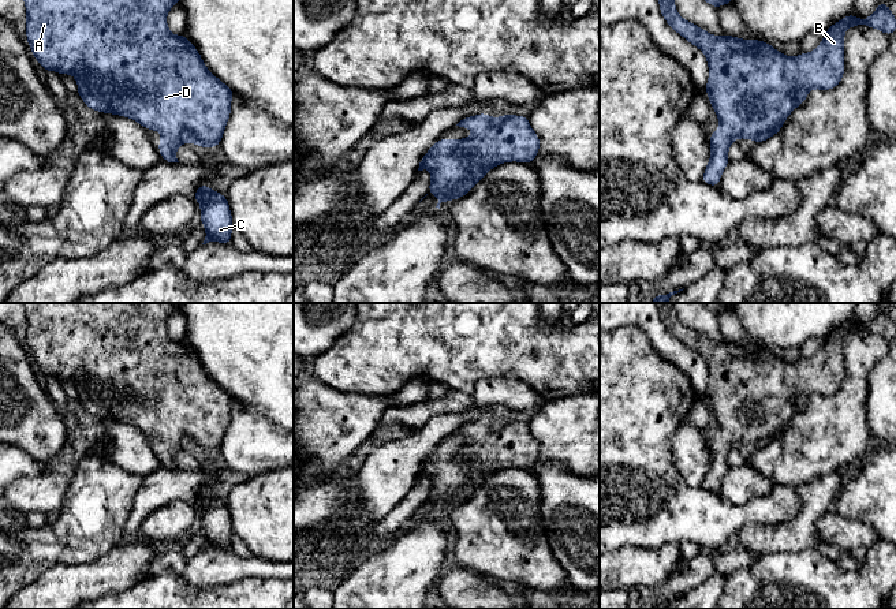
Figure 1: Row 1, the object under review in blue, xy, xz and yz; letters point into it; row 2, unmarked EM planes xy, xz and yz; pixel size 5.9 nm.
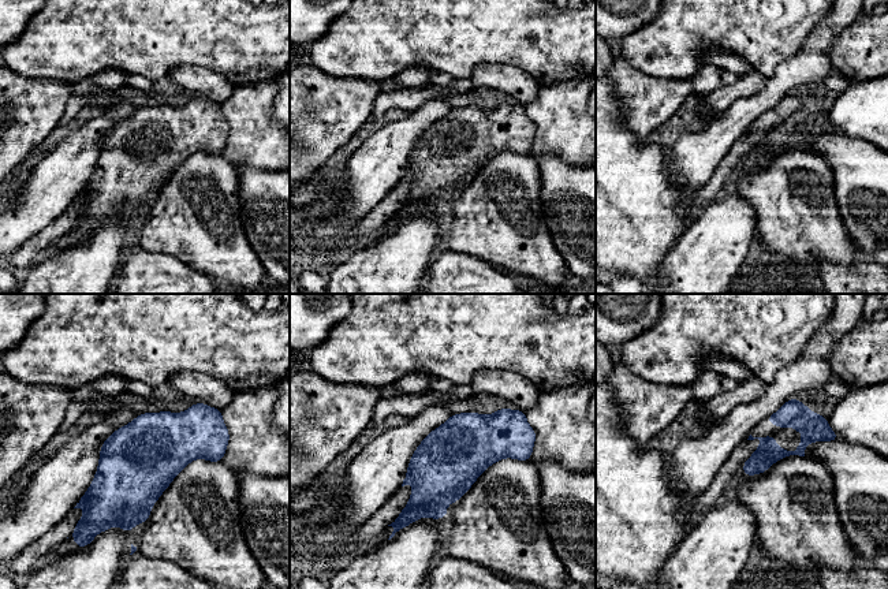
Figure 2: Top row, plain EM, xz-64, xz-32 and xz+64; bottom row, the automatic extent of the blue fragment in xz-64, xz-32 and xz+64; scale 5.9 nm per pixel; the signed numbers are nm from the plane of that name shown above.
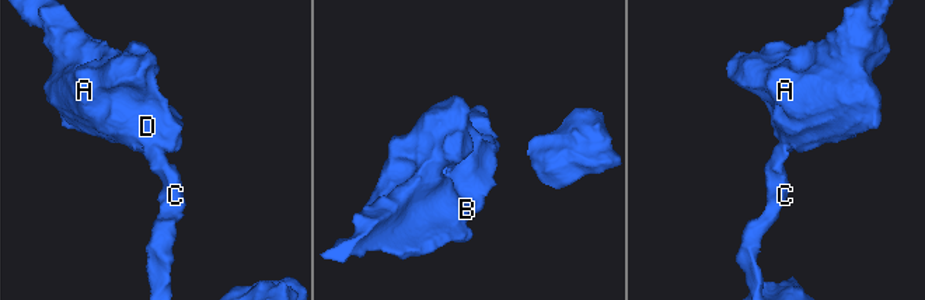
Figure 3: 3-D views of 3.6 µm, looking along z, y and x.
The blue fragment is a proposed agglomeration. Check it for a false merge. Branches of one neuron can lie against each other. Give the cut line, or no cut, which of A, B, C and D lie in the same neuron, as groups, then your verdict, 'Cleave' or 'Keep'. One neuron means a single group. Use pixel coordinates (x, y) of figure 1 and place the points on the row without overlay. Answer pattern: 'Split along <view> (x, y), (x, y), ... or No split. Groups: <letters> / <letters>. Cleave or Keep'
No split. Groups: A B C D. Keep

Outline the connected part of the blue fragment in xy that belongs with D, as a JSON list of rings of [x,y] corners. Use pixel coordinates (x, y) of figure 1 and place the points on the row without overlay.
[[[23,303],[26,311],[26,343],[34,365],[45,377],[56,377],[61,381],[71,380],[78,388],[78,401],[93,416],[130,423],[146,436],[160,437],[158,457],[164,467],[179,468],[175,457],[187,448],[199,453],[217,453],[227,427],[231,422],[231,406],[235,400],[231,393],[216,384],[205,371],[197,354],[186,341],[173,341],[168,336],[167,320],[180,303]]]

